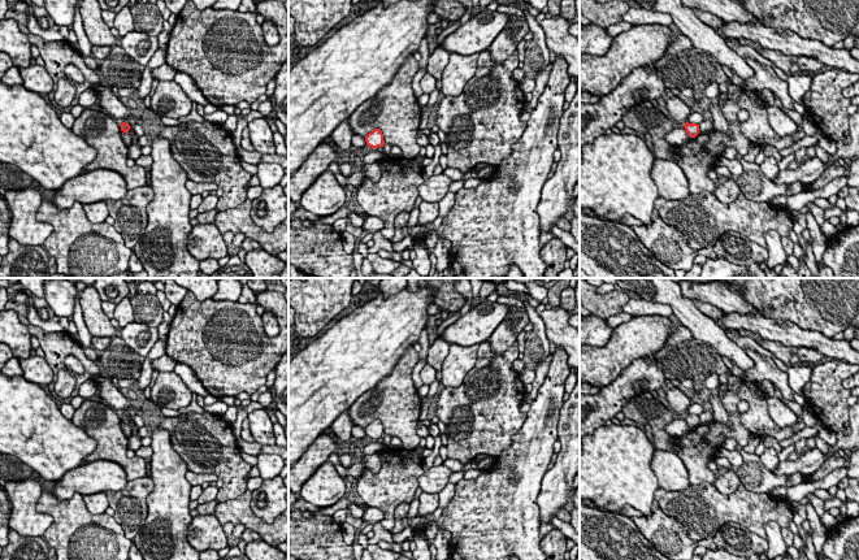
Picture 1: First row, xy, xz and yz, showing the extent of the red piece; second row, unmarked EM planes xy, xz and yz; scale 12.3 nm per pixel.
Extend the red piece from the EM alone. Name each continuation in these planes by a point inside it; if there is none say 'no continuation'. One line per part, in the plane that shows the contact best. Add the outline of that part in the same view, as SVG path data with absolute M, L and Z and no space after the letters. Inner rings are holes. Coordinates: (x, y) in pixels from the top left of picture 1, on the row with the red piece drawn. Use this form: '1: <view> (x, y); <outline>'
no continuation

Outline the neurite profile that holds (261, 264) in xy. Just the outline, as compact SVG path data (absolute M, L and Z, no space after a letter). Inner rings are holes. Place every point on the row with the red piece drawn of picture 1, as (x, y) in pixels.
M264 249L248 251L244 262L253 278L281 278L281 272L286 266L286 262L278 256L273 256Z

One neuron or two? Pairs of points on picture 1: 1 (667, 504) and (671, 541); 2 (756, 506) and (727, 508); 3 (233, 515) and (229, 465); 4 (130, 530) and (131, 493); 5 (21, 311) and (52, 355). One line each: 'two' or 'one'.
1: two
2: one
3: two
4: one
5: one

